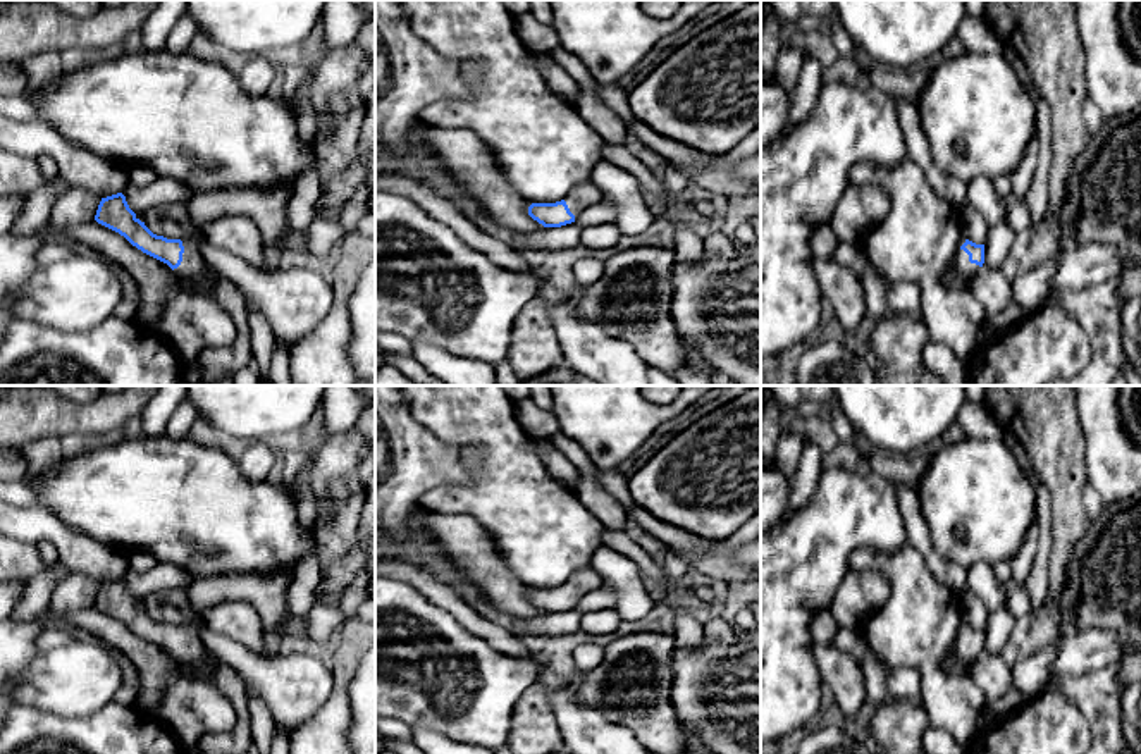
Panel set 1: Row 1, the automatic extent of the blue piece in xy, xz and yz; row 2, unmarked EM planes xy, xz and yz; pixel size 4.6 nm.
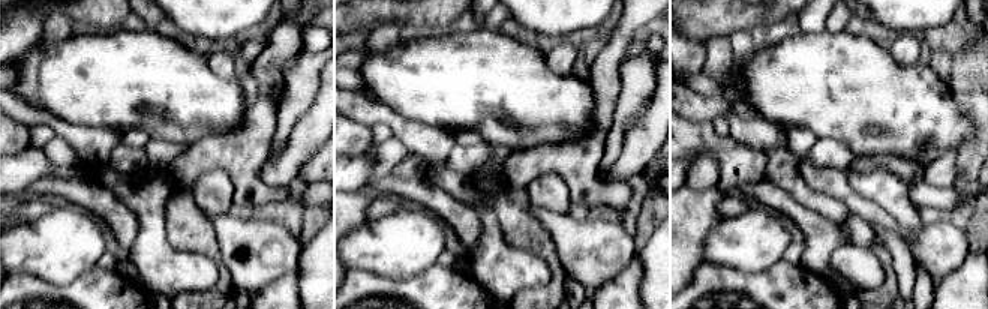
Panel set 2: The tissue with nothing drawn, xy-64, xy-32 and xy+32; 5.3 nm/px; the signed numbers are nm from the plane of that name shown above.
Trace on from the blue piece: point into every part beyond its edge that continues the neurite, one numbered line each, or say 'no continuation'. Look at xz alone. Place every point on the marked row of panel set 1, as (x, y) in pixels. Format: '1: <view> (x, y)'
1: xz (585, 195)

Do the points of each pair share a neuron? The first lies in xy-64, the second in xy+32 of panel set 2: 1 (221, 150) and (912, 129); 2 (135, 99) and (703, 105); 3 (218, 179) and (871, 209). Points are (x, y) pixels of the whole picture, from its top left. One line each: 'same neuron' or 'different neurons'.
1: different neurons
2: different neurons
3: different neurons

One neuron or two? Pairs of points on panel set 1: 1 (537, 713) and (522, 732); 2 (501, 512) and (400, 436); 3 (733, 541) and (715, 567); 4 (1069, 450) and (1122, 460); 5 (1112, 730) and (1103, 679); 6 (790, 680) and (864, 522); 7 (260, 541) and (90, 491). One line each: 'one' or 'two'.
1: one
2: two
3: one
4: two
5: one
6: one
7: one

